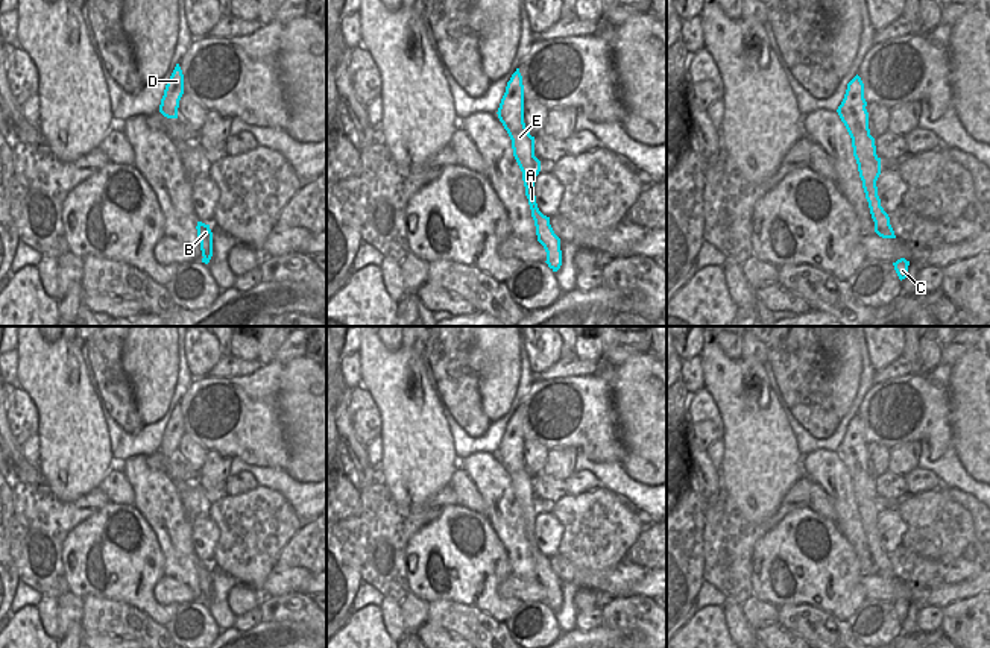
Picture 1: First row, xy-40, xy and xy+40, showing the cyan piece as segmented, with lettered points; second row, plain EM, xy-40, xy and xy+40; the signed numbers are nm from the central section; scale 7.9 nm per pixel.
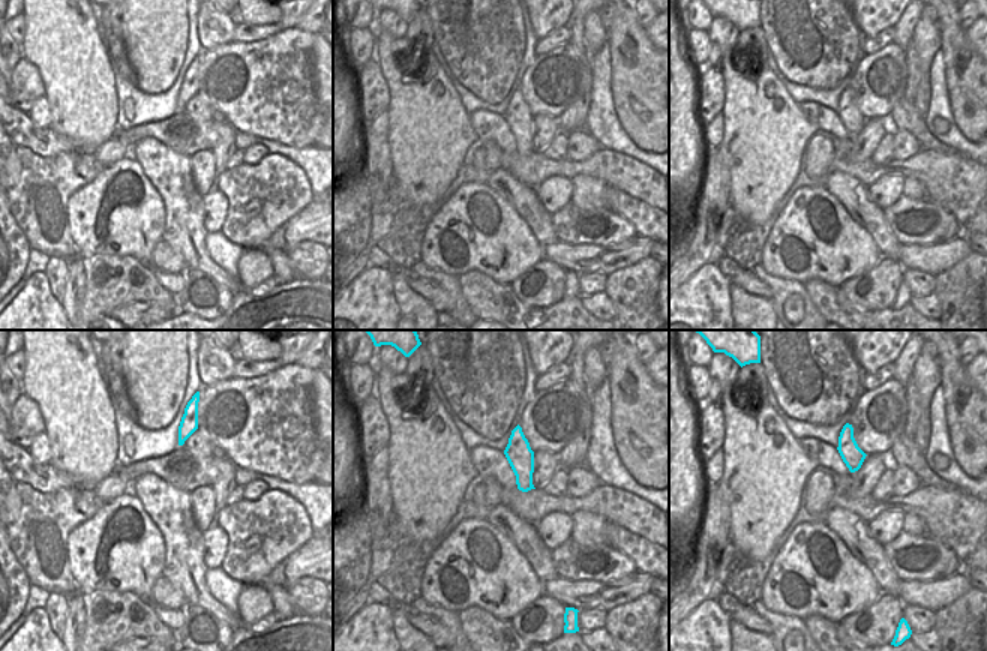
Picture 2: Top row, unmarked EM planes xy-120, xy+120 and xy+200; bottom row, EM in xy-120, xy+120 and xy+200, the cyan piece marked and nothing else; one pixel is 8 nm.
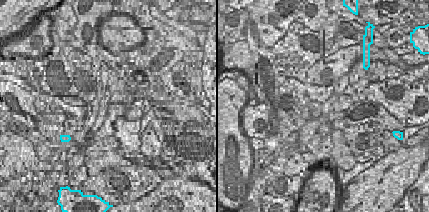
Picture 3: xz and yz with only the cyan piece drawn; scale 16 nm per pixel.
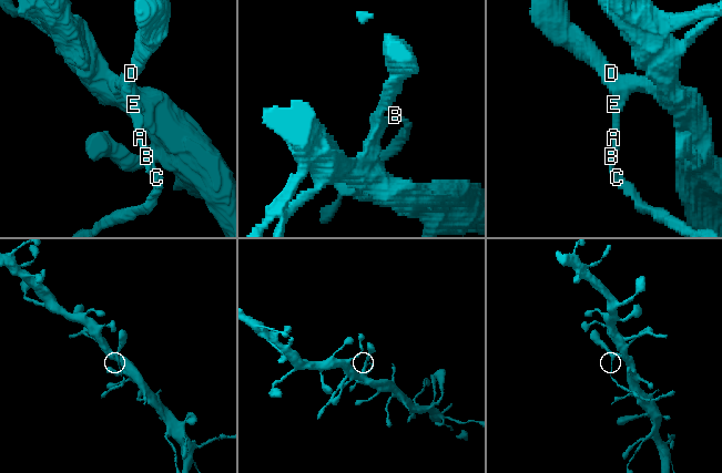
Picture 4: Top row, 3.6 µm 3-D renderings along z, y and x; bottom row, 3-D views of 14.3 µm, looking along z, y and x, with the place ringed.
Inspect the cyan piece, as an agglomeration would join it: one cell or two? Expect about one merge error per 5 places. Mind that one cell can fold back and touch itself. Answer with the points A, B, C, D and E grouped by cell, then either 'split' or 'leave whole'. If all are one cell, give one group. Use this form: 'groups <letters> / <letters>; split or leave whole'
groups A B C / D E; split

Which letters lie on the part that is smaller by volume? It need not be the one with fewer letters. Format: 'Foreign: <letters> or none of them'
Foreign: A, B, C

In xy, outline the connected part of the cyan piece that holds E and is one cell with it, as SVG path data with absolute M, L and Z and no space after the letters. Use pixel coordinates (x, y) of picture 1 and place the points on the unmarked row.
M519 408L507 422L497 454L512 480L513 496L521 505L527 493L534 496L534 477L530 475L524 463L524 425Z

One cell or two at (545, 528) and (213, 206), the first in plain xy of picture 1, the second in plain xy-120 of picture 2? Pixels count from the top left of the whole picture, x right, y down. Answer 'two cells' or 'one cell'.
one cell

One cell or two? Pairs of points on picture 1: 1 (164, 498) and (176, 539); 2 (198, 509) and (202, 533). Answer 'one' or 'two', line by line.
1: one
2: two

